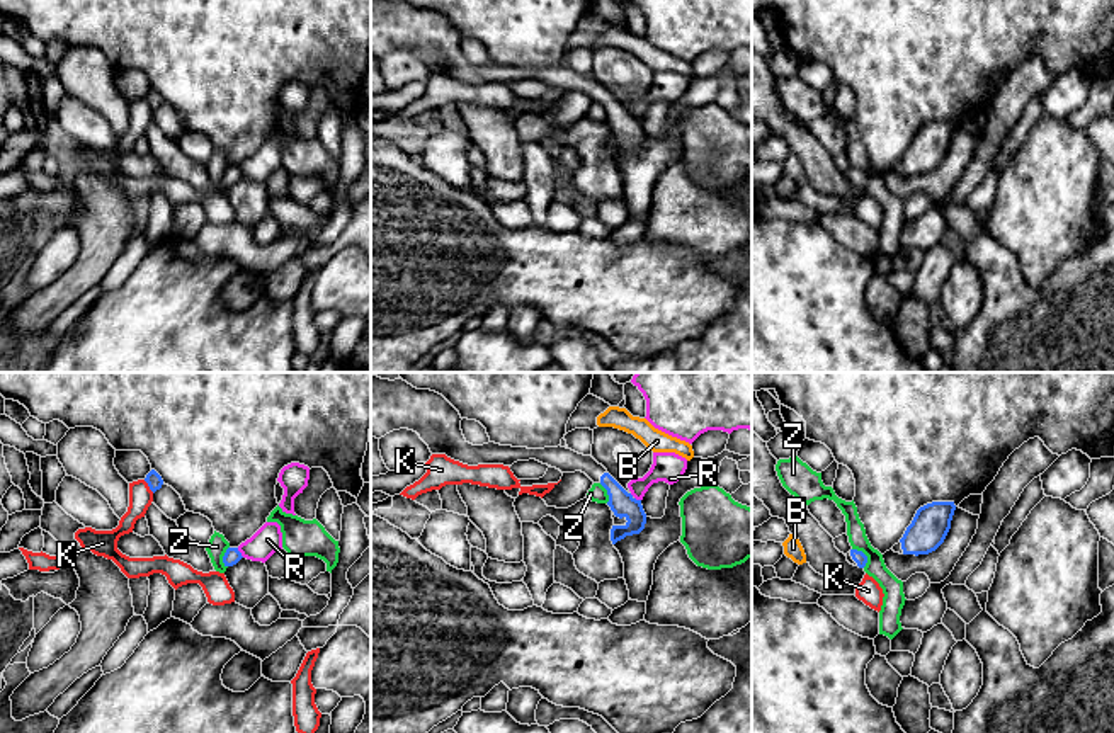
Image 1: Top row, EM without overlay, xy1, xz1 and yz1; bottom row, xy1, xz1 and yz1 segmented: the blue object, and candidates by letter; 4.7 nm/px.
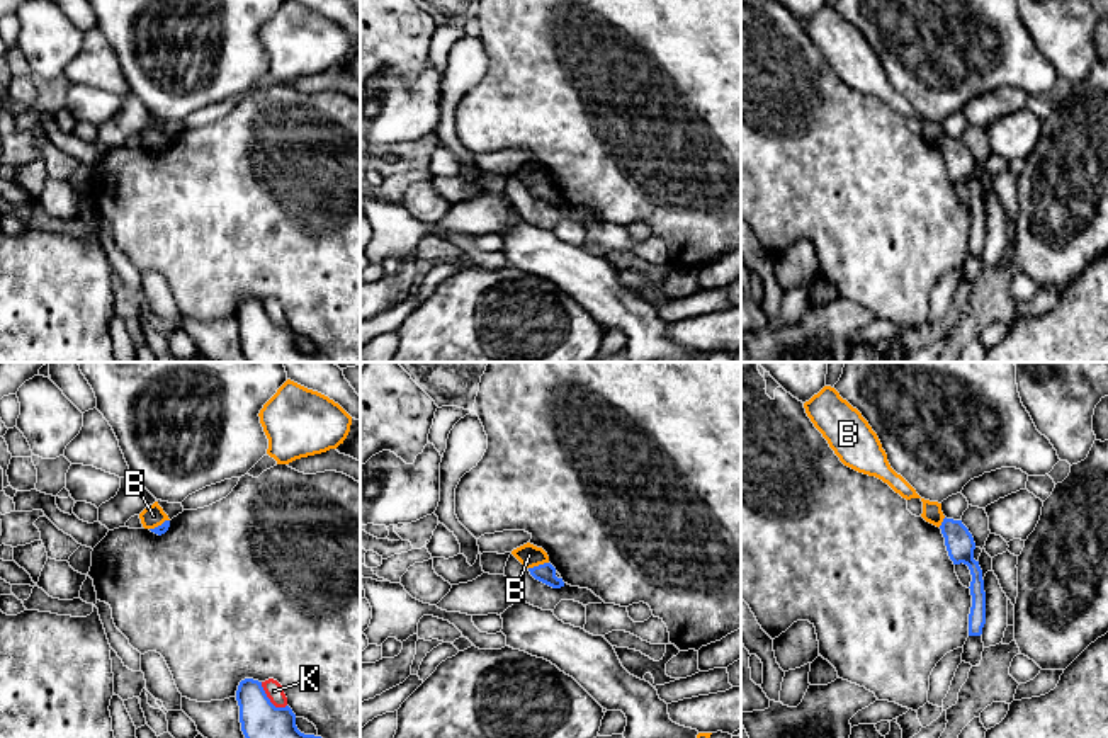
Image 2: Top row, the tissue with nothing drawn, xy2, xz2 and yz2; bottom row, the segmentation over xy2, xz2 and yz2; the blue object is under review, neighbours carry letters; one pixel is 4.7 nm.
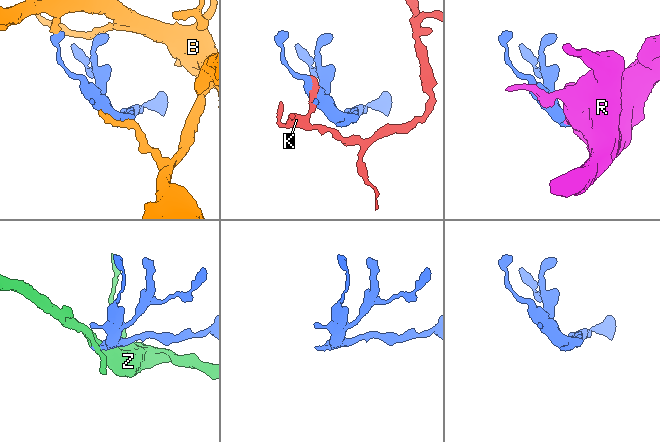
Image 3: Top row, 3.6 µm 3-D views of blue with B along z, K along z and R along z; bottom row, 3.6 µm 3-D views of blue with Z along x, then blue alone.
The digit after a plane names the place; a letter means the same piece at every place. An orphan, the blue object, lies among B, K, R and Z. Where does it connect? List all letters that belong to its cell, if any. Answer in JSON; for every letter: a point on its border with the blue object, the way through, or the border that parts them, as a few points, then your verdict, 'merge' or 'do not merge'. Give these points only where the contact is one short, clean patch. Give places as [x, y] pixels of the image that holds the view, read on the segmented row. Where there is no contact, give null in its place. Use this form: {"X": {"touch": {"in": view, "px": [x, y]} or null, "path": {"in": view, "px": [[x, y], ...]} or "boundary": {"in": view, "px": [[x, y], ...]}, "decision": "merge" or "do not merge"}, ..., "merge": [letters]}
{"B": {"touch": {"in": "xz2", "px": [537, 567]}, "boundary": {"in": "xz2", "px": [[548, 562], [529, 568]]}, "decision": "do not merge"}, "K": {"touch": {"in": "xy2", "px": [269, 699]}, "decision": "do not merge"}, "R": {"touch": {"in": "xy1", "px": [240, 553]}, "boundary": {"in": "xy1", "px": [[237, 548], [244, 556]]}, "decision": "do not merge"}, "Z": {"touch": {"in": "yz1", "px": [864, 555]}, "boundary": {"in": "yz1", "px": [[852, 548], [866, 556], [864, 567]]}, "decision": "do not merge"}, "merge": []}

